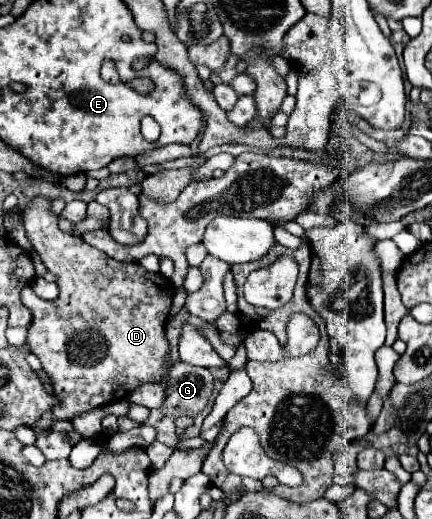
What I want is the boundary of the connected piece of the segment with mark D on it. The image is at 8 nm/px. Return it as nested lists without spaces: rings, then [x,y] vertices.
[[[32,198],[32,202],[22,210],[22,220],[26,236],[32,240],[42,264],[58,276],[56,284],[60,288],[60,296],[50,302],[38,298],[28,288],[22,292],[22,302],[34,314],[34,322],[28,332],[28,344],[40,358],[42,368],[46,368],[46,374],[54,386],[54,396],[58,398],[56,408],[42,414],[38,428],[50,428],[54,420],[72,420],[74,416],[90,412],[92,408],[124,400],[126,392],[132,392],[140,384],[164,380],[168,374],[168,342],[164,336],[164,324],[176,292],[172,280],[144,270],[138,262],[128,264],[112,260],[104,252],[88,246],[82,238],[64,234],[58,228],[60,216],[52,212],[52,198]]]

